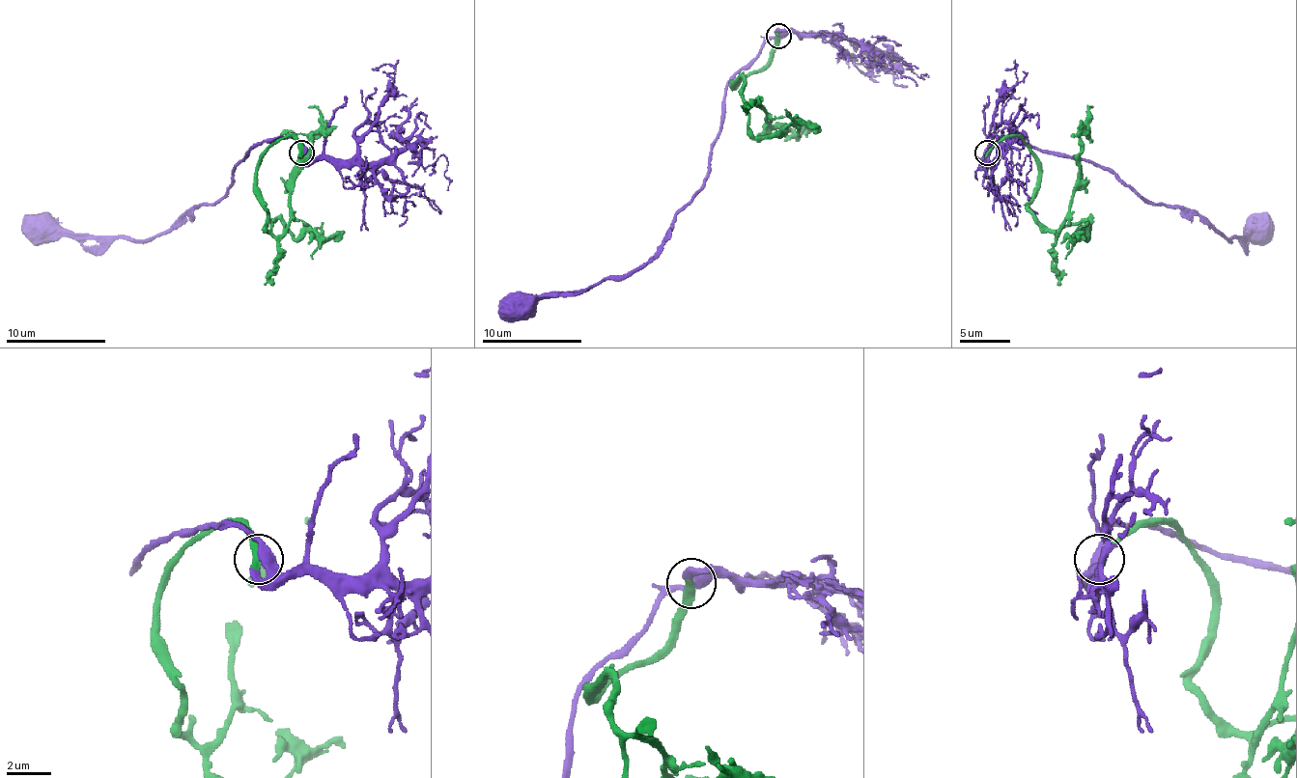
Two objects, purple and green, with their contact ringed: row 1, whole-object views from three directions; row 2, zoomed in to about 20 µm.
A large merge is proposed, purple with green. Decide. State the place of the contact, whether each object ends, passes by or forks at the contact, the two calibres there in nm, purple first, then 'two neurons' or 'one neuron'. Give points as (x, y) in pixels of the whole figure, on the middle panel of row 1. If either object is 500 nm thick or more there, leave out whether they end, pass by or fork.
at (778, 36); purple passes by; green ends there; 360 nm thick on the purple side, 320 nm on the other; one neuron

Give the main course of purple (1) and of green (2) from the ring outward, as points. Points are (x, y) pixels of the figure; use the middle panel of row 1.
1: (778, 36), (726, 89), (704, 186), (676, 216), (663, 243), (627, 273), (517, 303)
2: (778, 36), (764, 66), (734, 86), (742, 76), (748, 103), (772, 126), (797, 136), (784, 141)

